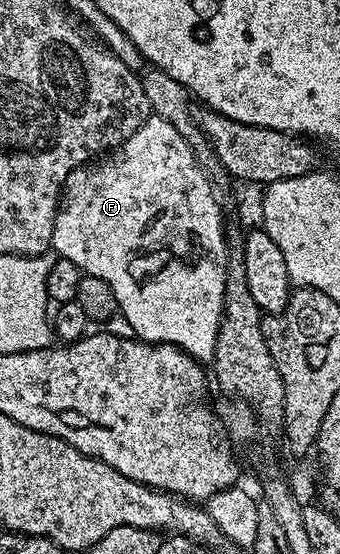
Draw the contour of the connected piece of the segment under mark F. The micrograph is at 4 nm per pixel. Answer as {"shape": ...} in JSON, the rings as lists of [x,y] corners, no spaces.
{"shape":[[[151,116],[147,118],[144,125],[136,128],[136,132],[132,132],[132,136],[128,136],[128,140],[124,140],[115,149],[109,151],[101,161],[94,165],[86,169],[79,168],[66,177],[66,183],[62,186],[58,211],[54,217],[50,246],[59,258],[72,260],[72,264],[76,264],[83,275],[91,274],[109,284],[118,301],[121,317],[126,317],[127,324],[134,329],[131,330],[133,337],[143,342],[175,346],[186,354],[192,355],[199,362],[209,363],[214,357],[216,336],[220,328],[222,305],[224,304],[226,228],[222,203],[218,195],[214,193],[209,178],[194,159],[192,148],[188,148],[184,136],[180,136],[180,132],[176,132],[176,128],[172,128],[172,124],[168,124],[168,120],[160,120]]]}

